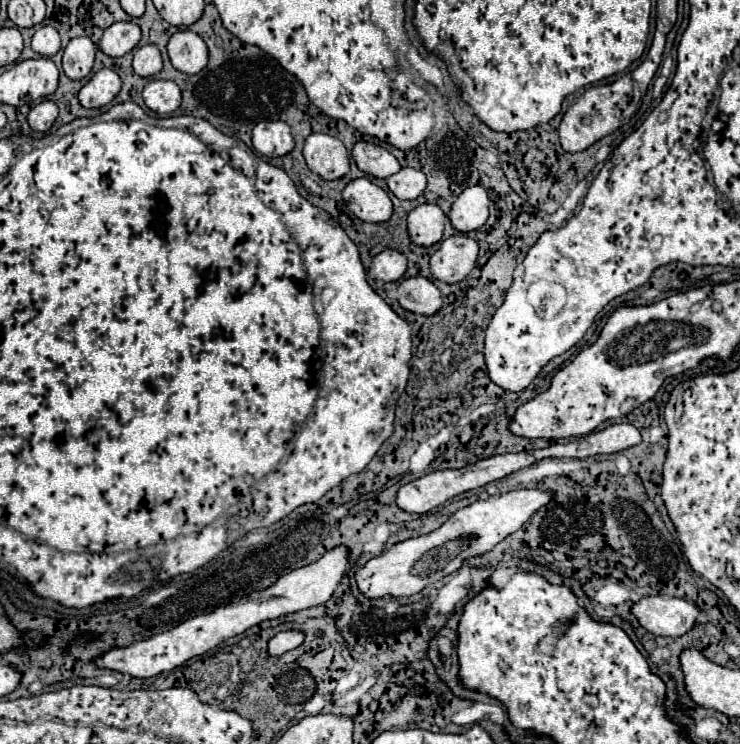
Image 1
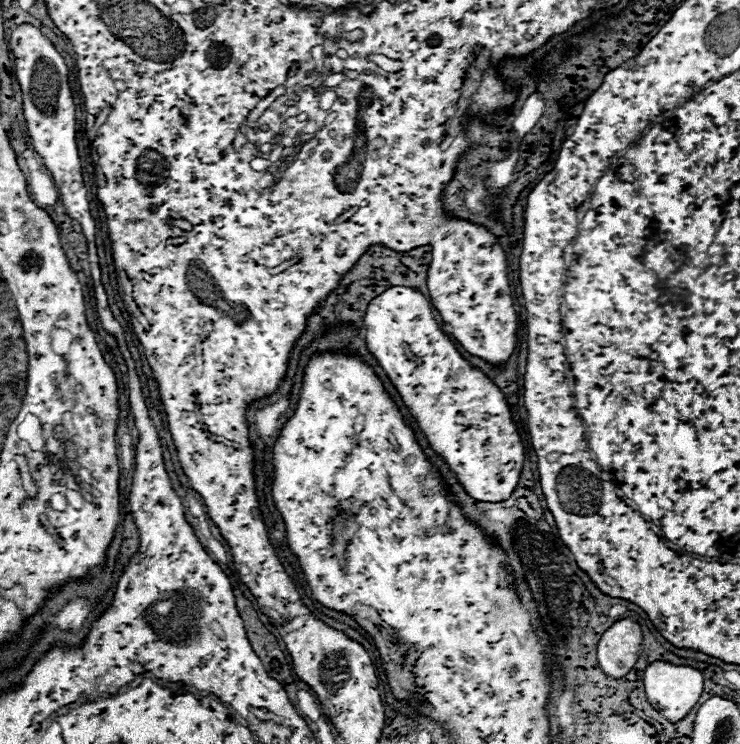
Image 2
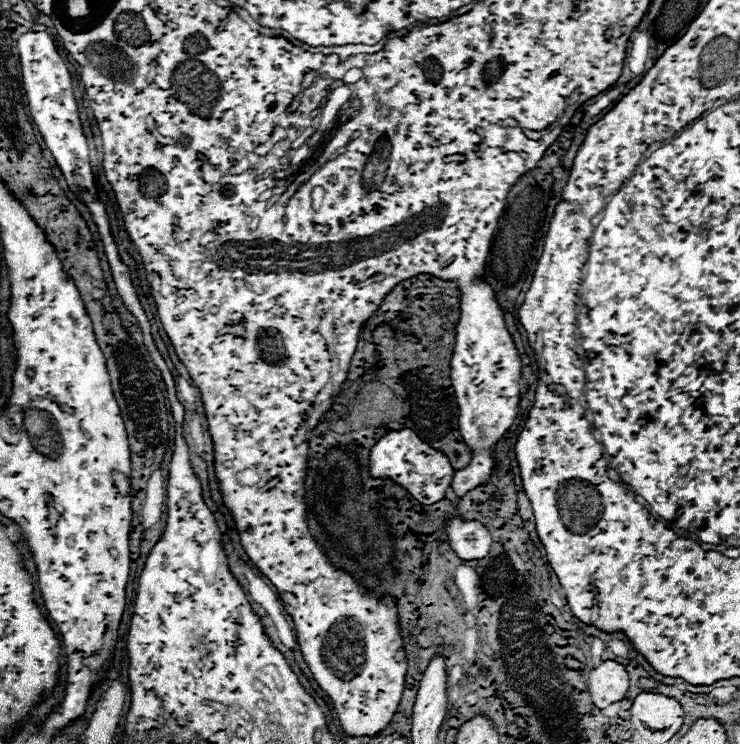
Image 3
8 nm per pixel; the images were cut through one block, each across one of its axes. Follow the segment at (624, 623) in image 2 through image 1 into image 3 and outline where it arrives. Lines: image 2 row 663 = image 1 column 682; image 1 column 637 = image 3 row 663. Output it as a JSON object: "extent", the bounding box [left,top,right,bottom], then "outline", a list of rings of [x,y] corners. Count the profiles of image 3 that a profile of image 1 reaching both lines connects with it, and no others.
{"extent":[588,660,628,710],"outline":[[[606,660],[590,672],[588,692],[596,708],[604,710],[606,706],[620,702],[626,696],[626,690],[628,690],[628,672],[624,670],[622,664]]]}

